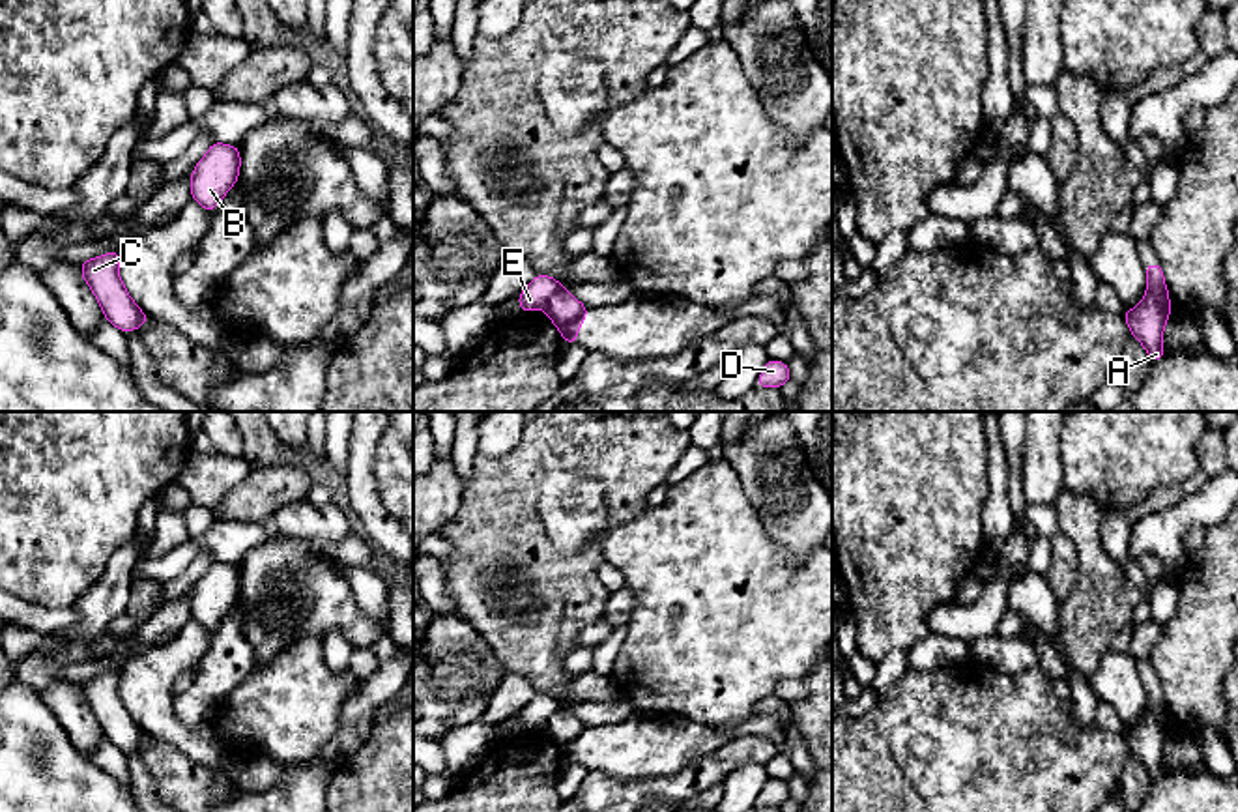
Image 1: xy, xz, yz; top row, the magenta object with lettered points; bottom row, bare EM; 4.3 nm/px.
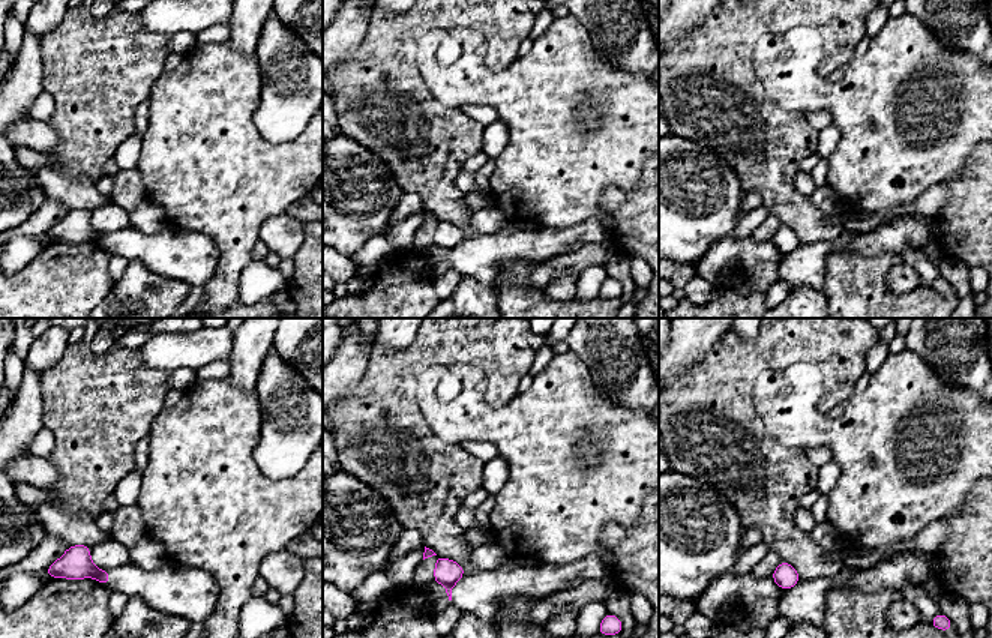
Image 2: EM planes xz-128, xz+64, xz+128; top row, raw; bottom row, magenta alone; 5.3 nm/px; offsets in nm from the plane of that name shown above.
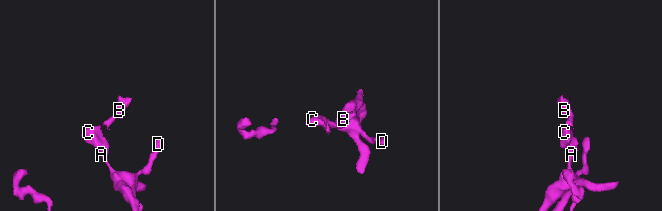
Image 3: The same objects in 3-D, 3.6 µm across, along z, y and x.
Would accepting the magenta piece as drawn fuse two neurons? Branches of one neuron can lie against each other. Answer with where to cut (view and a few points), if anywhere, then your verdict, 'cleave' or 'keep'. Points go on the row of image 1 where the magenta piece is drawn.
cut in xz along (586, 307), (558, 326); cleave

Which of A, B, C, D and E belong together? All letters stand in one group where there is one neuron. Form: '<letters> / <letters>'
A D / B C E

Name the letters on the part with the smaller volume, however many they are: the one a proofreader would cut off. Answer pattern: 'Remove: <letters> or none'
Remove: B, C, E

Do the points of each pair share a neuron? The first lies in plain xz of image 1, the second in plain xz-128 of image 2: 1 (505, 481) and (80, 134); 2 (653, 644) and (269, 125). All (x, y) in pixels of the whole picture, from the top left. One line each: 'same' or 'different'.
1: same
2: different

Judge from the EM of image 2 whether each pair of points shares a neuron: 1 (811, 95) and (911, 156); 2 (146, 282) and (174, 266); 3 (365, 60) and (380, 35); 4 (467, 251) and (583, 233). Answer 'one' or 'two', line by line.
1: one
2: two
3: one
4: one

